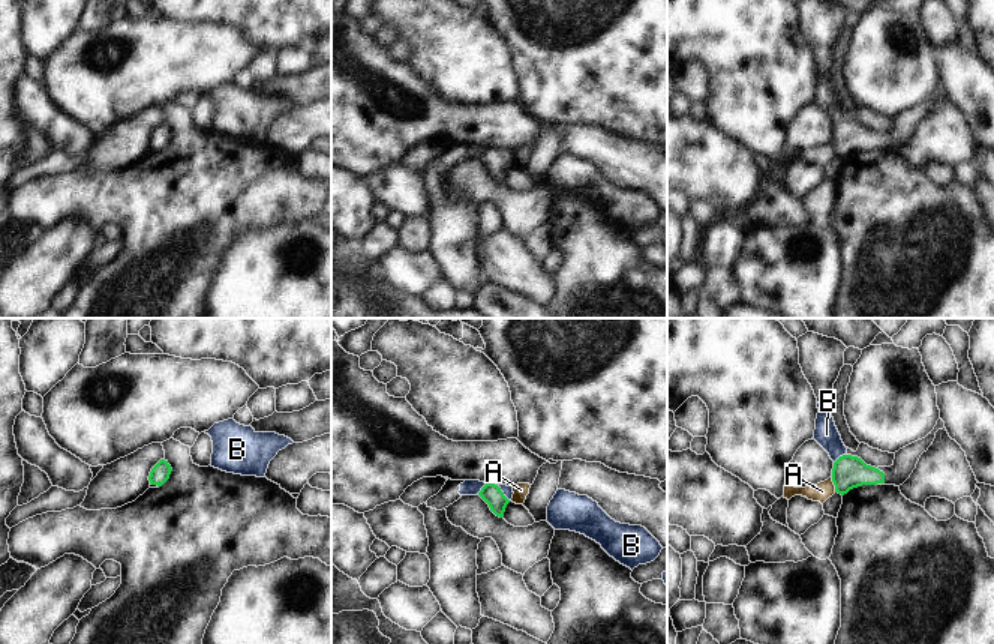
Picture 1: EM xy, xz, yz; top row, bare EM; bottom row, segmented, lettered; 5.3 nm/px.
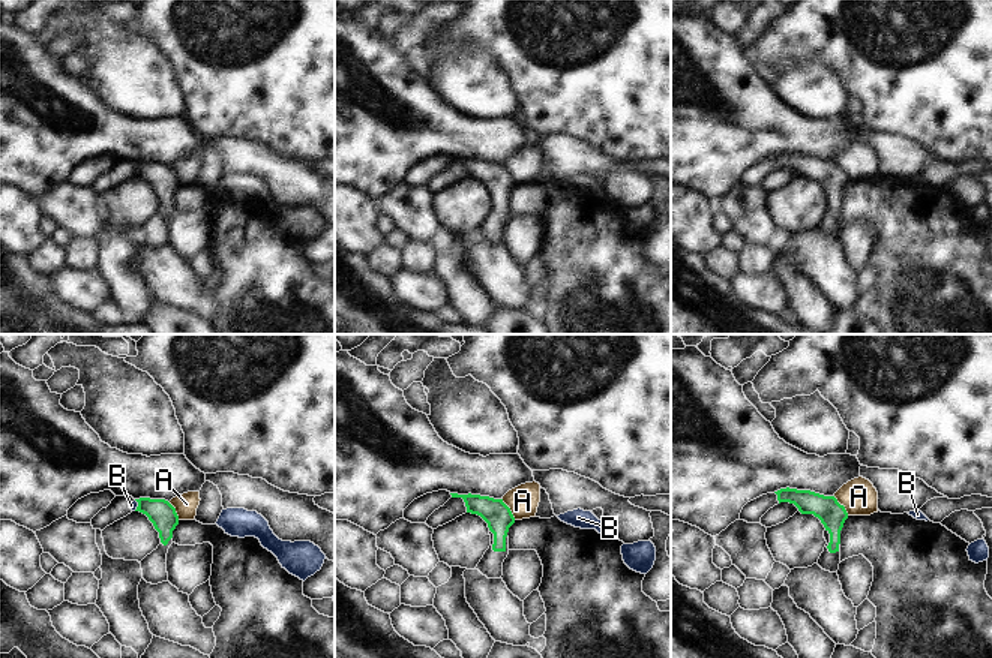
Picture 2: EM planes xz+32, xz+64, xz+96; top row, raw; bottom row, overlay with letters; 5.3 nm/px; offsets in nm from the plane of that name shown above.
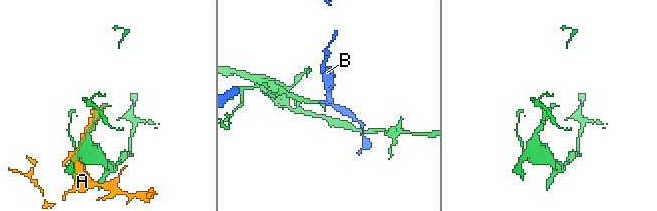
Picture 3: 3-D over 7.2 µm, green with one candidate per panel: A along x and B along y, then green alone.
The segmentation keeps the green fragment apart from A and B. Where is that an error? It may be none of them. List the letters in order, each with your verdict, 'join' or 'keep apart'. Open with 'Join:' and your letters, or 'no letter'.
Join: no letter
A: keep apart
B: keep apart

